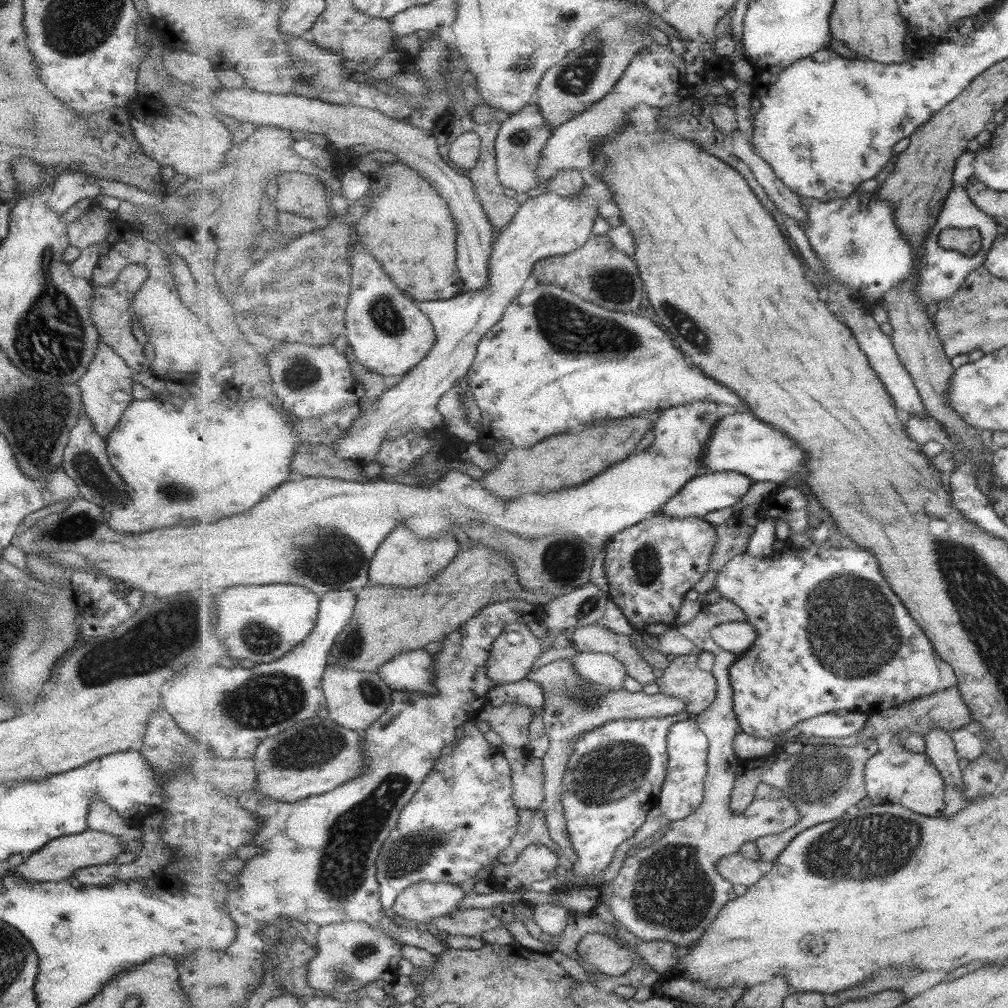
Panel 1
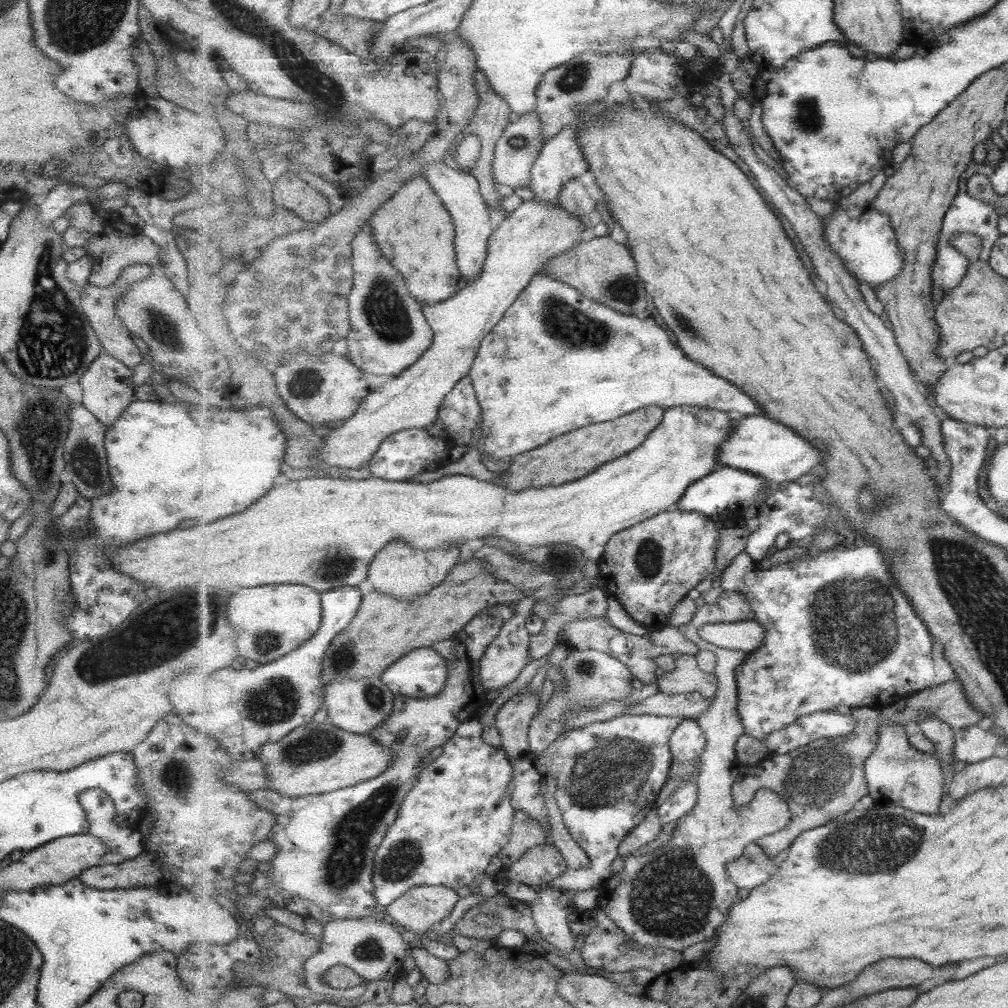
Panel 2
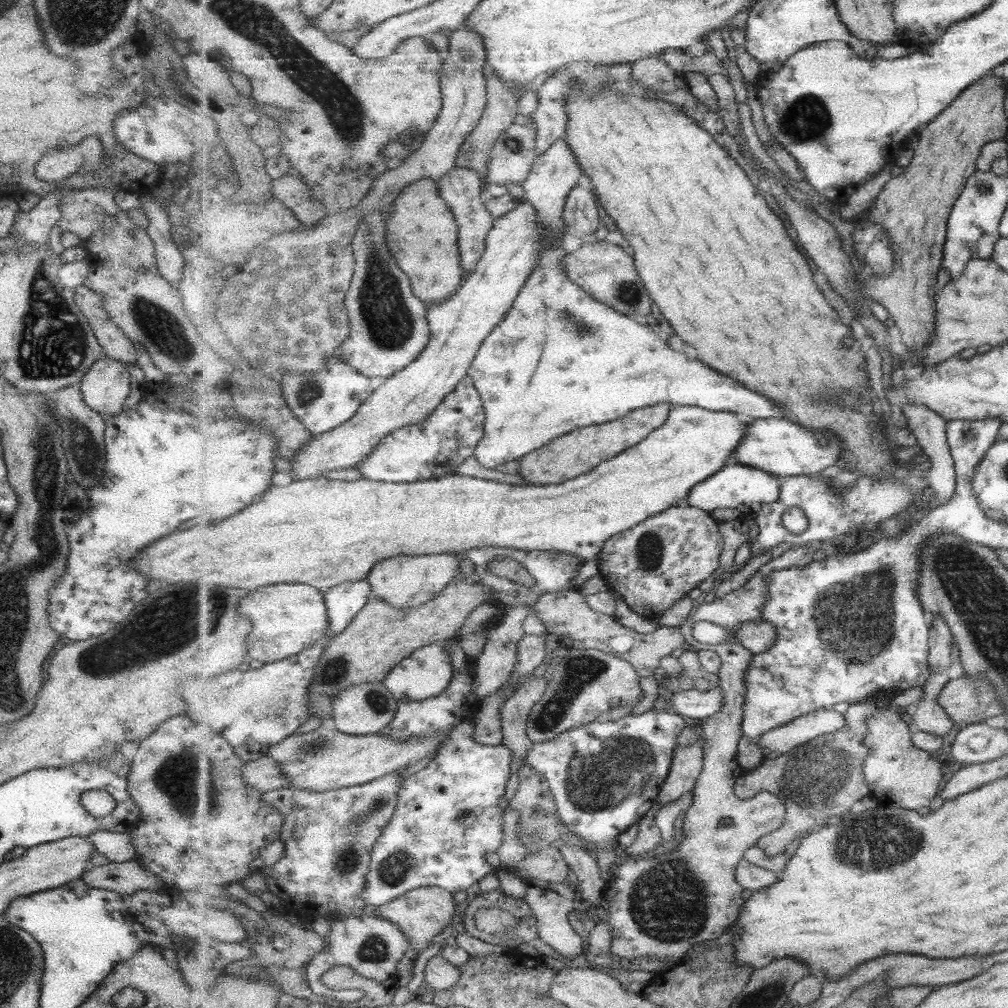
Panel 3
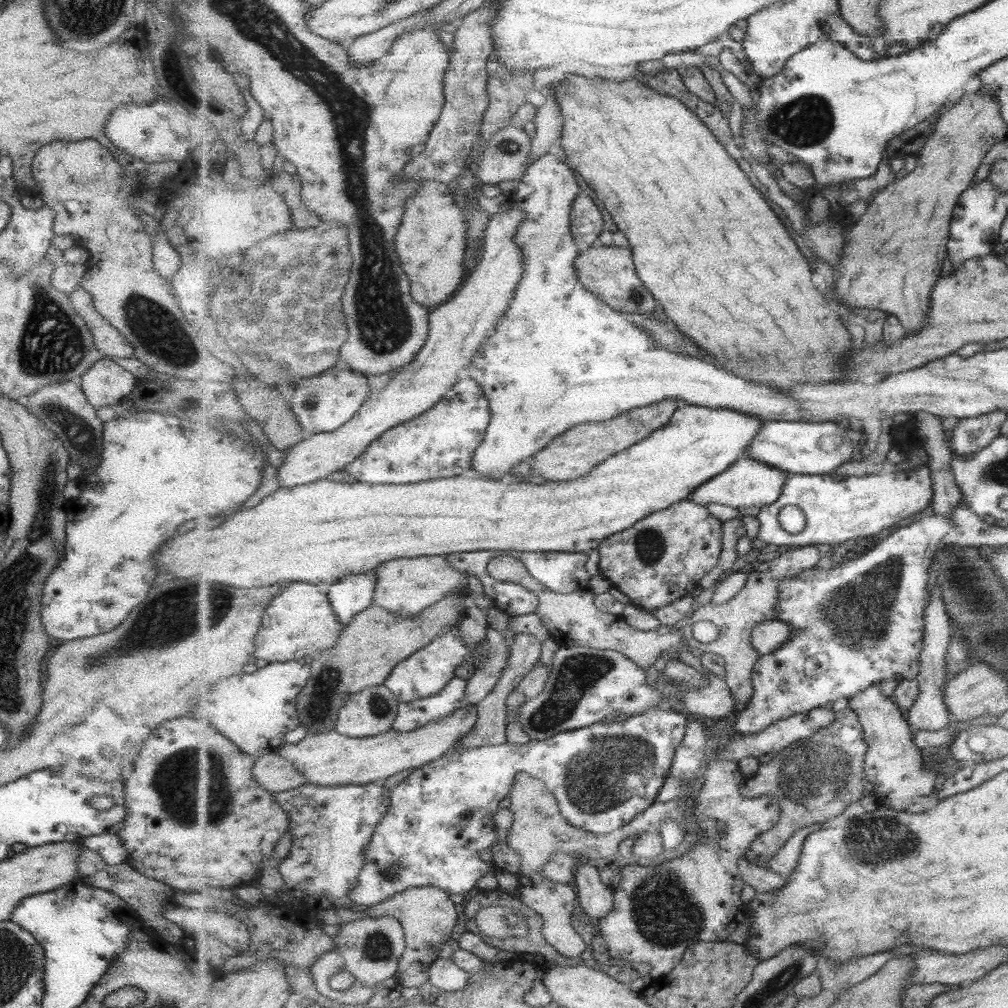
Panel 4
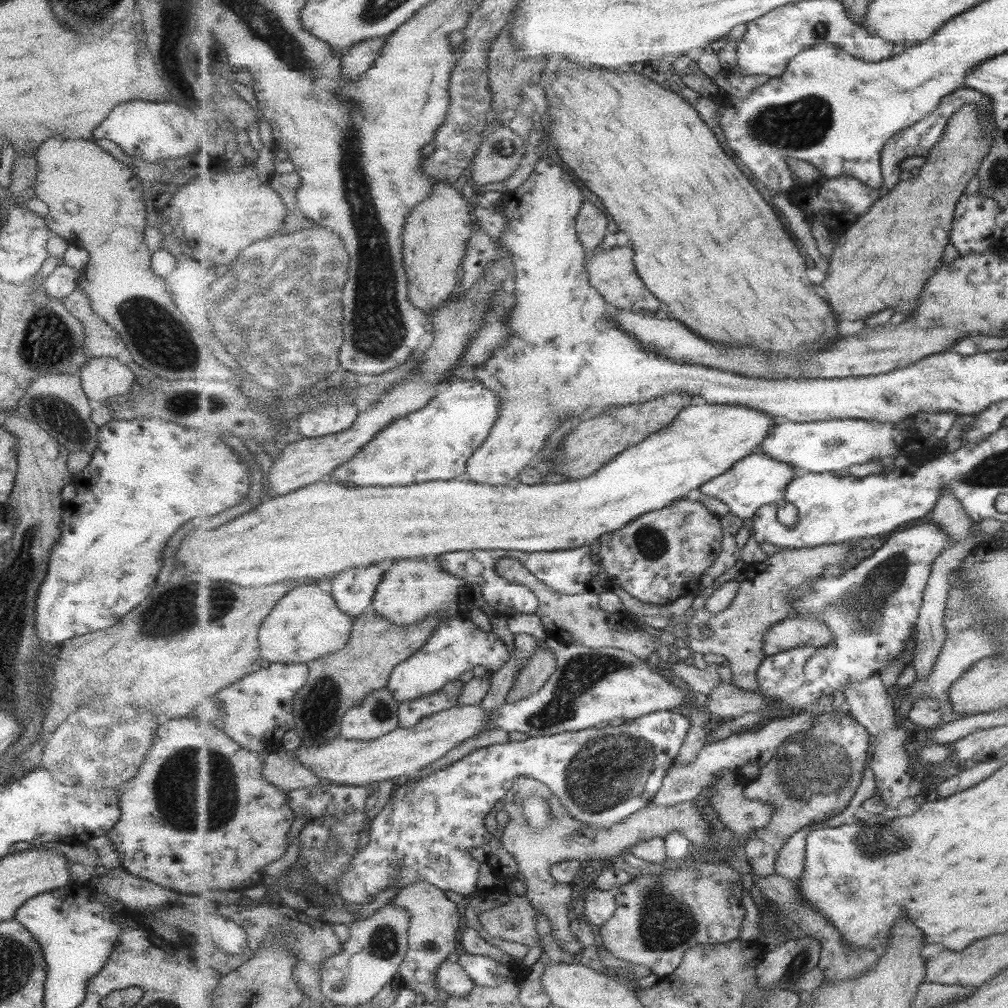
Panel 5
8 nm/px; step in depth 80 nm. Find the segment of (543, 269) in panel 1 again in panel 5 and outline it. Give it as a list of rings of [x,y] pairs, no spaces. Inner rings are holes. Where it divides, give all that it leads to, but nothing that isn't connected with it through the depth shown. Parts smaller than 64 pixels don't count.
[[[629,246],[615,247],[608,251],[601,248],[595,249],[586,260],[590,283],[604,296],[611,308],[623,308],[638,313],[644,310],[655,312],[659,310],[661,300],[647,288],[640,277],[634,263],[634,256],[635,251]]]

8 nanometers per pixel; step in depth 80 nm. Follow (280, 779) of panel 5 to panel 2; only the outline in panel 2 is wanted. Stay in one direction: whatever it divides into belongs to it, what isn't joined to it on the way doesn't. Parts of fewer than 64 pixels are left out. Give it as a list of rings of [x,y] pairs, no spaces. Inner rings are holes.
[[[262,759],[235,761],[224,770],[224,780],[245,791],[267,789],[270,783]]]

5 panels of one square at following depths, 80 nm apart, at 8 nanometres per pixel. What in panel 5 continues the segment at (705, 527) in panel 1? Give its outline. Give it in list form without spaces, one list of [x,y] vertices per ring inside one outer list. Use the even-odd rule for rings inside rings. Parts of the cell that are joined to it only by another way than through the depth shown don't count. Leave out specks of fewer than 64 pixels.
[[[681,498],[661,510],[646,512],[620,530],[601,536],[599,541],[603,569],[616,586],[643,603],[663,606],[699,590],[705,572],[713,567],[721,552],[723,528],[719,516],[711,513],[701,502]]]

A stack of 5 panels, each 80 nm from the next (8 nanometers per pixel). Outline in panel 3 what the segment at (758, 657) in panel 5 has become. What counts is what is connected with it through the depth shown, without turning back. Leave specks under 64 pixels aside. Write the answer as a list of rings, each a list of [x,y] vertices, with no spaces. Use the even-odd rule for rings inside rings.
[[[785,546],[784,553],[765,564],[743,588],[727,594],[721,600],[702,603],[680,628],[684,638],[697,652],[712,650],[721,657],[722,665],[718,675],[720,687],[725,693],[725,706],[721,712],[707,717],[700,730],[704,738],[704,767],[693,790],[695,794],[693,804],[684,814],[682,834],[685,839],[676,846],[675,850],[662,854],[661,858],[643,856],[628,859],[608,880],[606,901],[596,910],[596,914],[599,920],[609,923],[614,930],[612,951],[621,958],[653,955],[662,958],[666,962],[664,970],[669,970],[680,962],[679,959],[683,960],[695,944],[704,940],[715,940],[725,932],[731,931],[746,903],[741,896],[744,888],[736,879],[737,865],[743,860],[748,848],[757,845],[765,835],[784,826],[784,821],[788,818],[788,808],[777,793],[761,791],[753,799],[743,799],[734,792],[736,780],[745,772],[738,762],[737,754],[740,740],[744,737],[742,722],[744,722],[744,707],[747,700],[746,674],[755,655],[754,652],[739,644],[736,638],[740,637],[743,626],[755,620],[763,620],[762,608],[769,600],[769,587],[767,587],[769,576],[773,572],[787,570],[787,568],[797,568],[797,566],[803,568],[813,562],[813,554],[815,554],[813,548]],[[700,623],[712,624],[719,631],[721,641],[717,645],[703,645],[693,637],[693,626]]]

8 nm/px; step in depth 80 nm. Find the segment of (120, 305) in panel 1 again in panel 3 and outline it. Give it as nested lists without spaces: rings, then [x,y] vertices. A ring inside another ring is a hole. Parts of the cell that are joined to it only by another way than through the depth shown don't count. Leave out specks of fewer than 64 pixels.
[[[82,284],[74,288],[73,300],[85,316],[87,324],[104,352],[104,356],[119,363],[135,363],[137,346],[109,318],[102,307],[103,295]]]

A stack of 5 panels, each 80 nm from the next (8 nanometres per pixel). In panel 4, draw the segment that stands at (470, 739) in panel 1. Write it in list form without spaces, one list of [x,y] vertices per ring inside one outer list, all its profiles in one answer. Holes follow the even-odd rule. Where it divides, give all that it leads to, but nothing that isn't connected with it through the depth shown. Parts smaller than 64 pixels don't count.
[[[677,706],[653,707],[624,721],[595,723],[545,740],[532,738],[527,744],[507,742],[458,749],[459,740],[447,754],[414,770],[391,790],[389,810],[373,834],[365,852],[366,861],[358,885],[350,896],[357,906],[366,909],[384,903],[411,887],[433,885],[453,894],[466,894],[473,890],[481,878],[498,871],[493,862],[481,860],[479,852],[491,850],[497,843],[498,829],[494,816],[501,809],[501,800],[510,796],[518,772],[541,779],[557,797],[562,815],[577,828],[599,835],[616,831],[657,801],[664,782],[670,776],[676,750],[684,742],[690,719]]]

